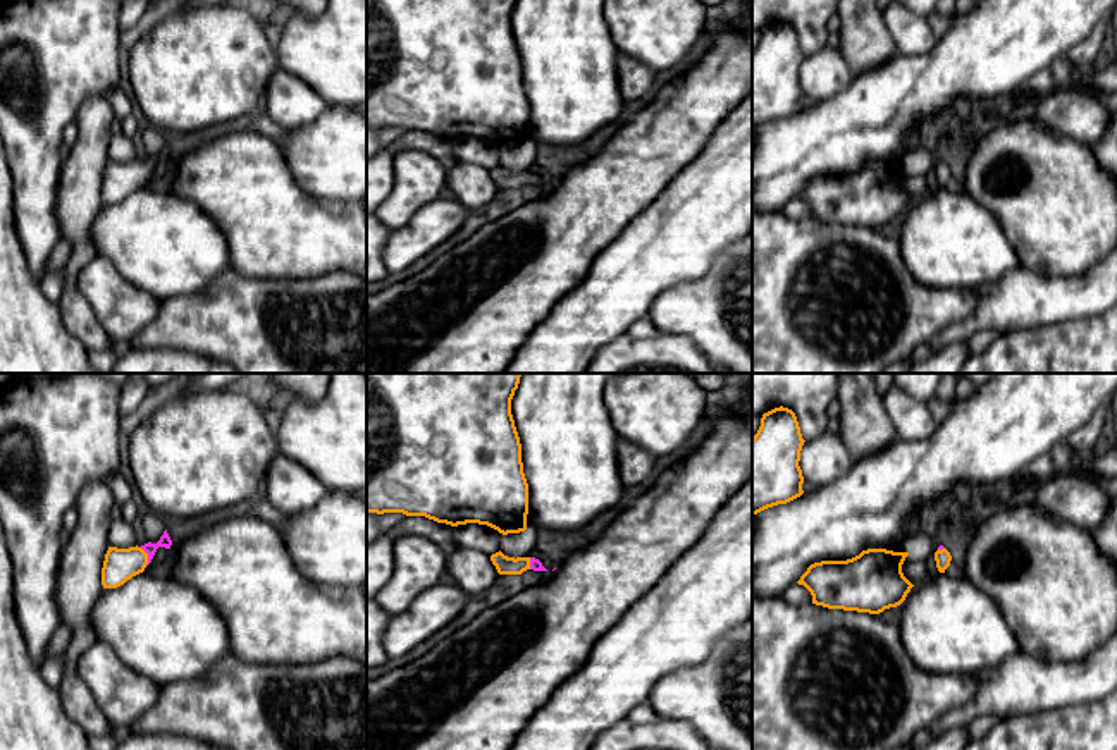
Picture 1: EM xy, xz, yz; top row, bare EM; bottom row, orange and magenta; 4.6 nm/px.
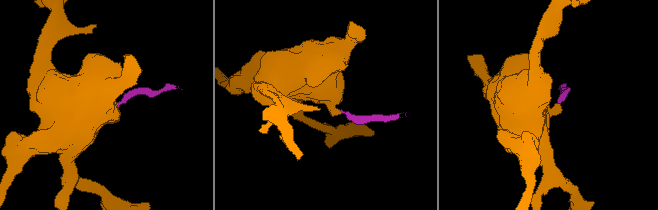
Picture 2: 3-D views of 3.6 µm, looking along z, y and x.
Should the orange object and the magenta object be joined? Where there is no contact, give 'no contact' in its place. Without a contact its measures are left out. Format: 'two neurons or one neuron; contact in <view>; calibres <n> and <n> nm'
one neuron; contact in xy; calibres 160 and 60 nm

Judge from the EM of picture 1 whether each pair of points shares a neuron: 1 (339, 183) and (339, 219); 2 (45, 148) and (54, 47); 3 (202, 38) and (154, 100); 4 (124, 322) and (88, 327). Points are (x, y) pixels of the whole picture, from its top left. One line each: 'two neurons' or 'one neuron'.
1: two neurons
2: one neuron
3: one neuron
4: two neurons

